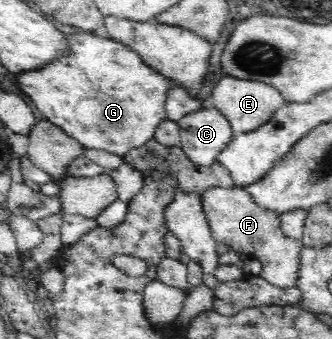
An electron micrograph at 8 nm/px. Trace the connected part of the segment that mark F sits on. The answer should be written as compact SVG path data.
M216 186L207 189L202 196L204 213L210 224L214 239L220 243L229 246L229 249L238 255L245 254L257 259L261 263L261 273L259 276L266 279L270 284L280 288L290 288L298 286L301 266L301 249L304 247L300 239L288 237L281 228L279 214L272 209L266 209L258 205L247 188L238 186L225 188Z

